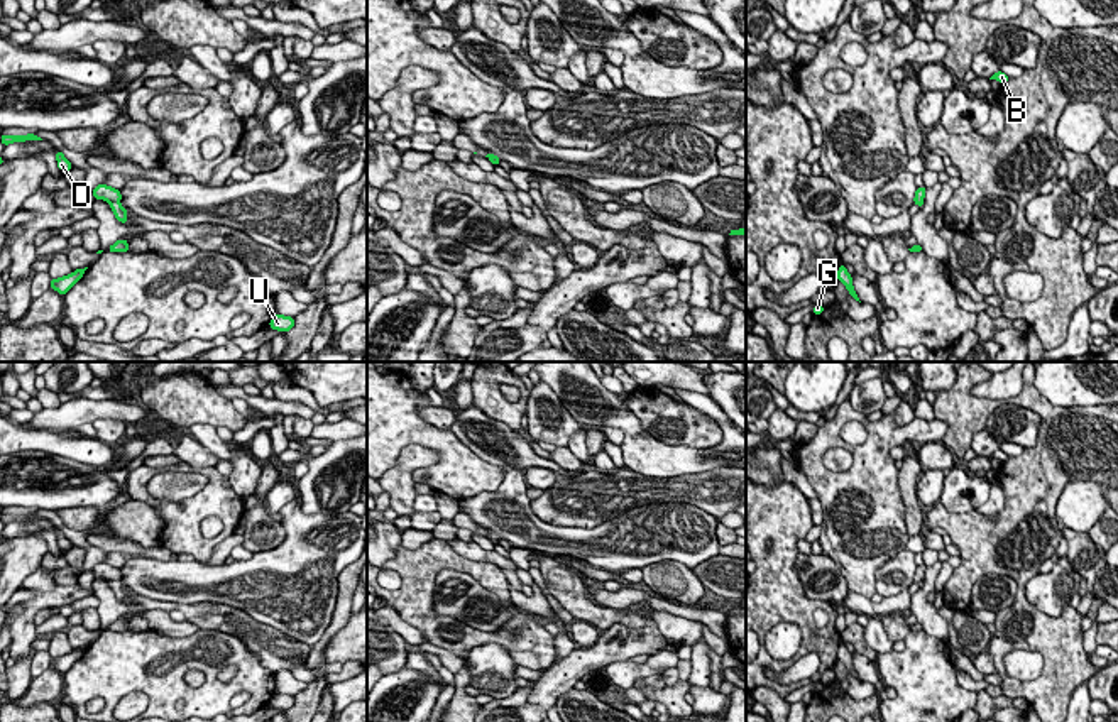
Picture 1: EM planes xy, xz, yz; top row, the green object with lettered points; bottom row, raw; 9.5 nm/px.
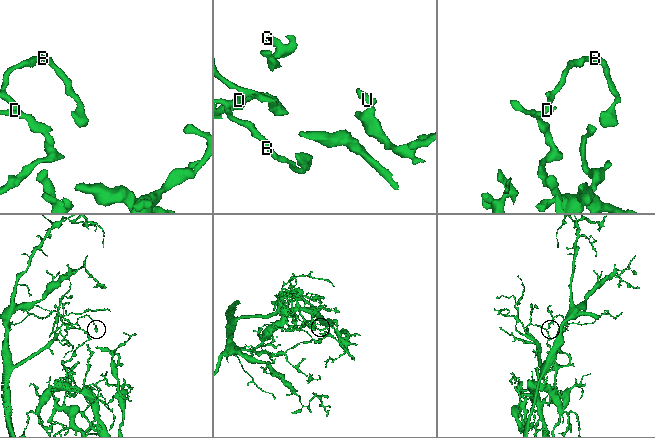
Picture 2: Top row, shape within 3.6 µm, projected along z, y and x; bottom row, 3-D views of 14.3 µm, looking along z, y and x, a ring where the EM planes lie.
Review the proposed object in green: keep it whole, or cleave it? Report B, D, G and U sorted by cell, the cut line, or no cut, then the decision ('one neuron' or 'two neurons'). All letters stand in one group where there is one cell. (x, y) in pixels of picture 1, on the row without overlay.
B D / G U; cut in xy along (110, 580), (117, 582); two neurons

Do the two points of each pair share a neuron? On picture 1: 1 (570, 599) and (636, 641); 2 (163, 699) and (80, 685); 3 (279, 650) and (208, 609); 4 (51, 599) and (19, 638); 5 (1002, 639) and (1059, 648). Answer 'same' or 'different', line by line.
1: different
2: same
3: same
4: same
5: same

